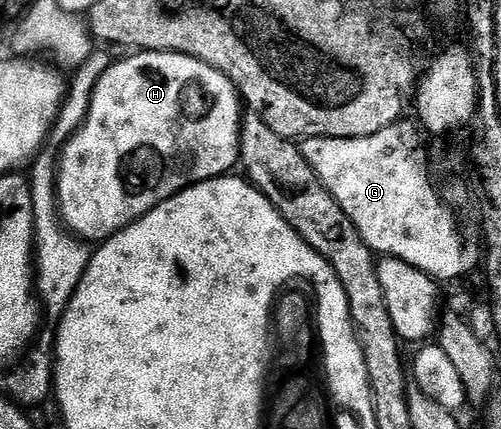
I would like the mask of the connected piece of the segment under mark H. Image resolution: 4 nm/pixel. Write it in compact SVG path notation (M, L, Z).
M138 49L127 55L130 56L120 60L119 63L111 62L107 66L106 72L98 78L98 84L94 87L94 95L90 98L90 108L86 114L86 120L82 122L75 135L71 135L65 143L61 144L60 154L56 159L56 194L60 218L69 230L86 241L109 239L117 231L123 231L129 223L135 223L143 215L147 215L153 207L160 206L165 199L171 199L178 192L185 191L190 184L201 183L203 179L225 175L233 168L230 167L233 163L235 166L239 162L238 132L242 129L244 107L240 102L238 88L225 73L208 65L203 59L185 55L183 51Z

